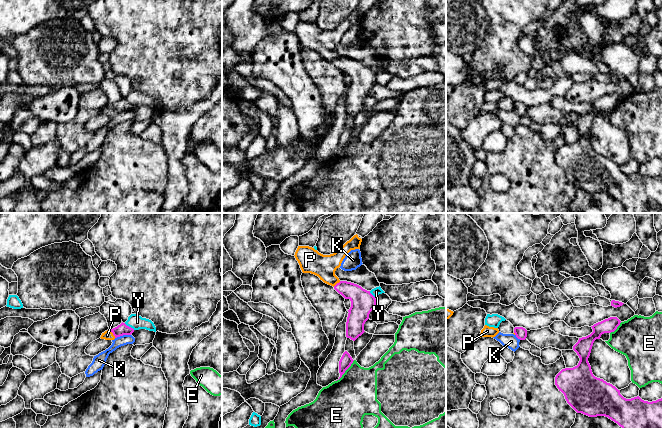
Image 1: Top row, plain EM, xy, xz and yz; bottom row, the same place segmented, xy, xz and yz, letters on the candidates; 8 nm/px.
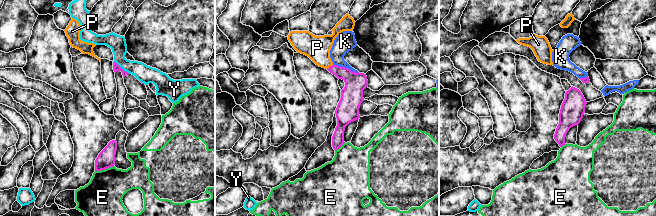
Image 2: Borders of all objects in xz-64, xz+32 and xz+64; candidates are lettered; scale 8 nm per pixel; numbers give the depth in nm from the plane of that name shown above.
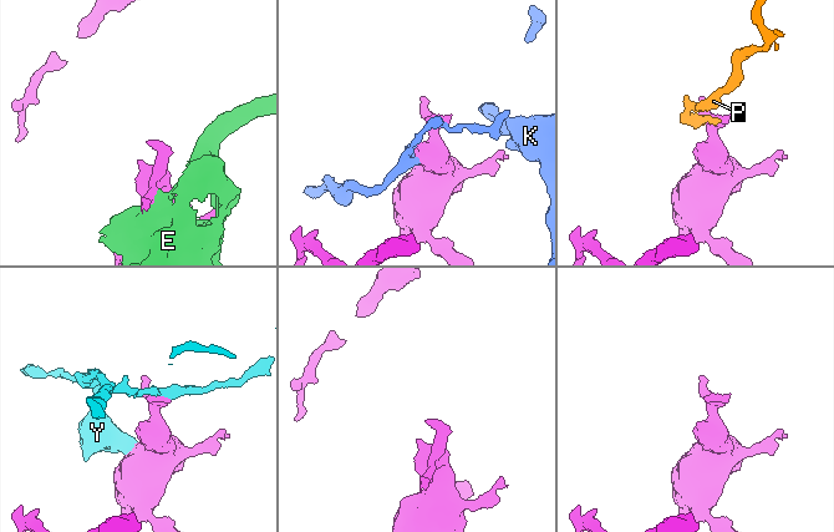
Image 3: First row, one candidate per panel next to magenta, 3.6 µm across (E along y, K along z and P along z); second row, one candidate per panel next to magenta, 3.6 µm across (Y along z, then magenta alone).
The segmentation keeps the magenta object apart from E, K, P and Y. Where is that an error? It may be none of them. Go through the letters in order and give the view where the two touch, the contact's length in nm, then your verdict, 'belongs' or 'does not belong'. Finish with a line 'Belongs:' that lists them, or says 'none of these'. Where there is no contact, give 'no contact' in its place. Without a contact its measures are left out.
E: meets magenta in xz; contact 220 nm long; does not belong
K: meets magenta in xy; contact 130 nm long; does not belong
P: meets magenta in xy; contact 90 nm long; belongs
Y: meets magenta in xy; contact 100 nm long; does not belong
Belongs: P

